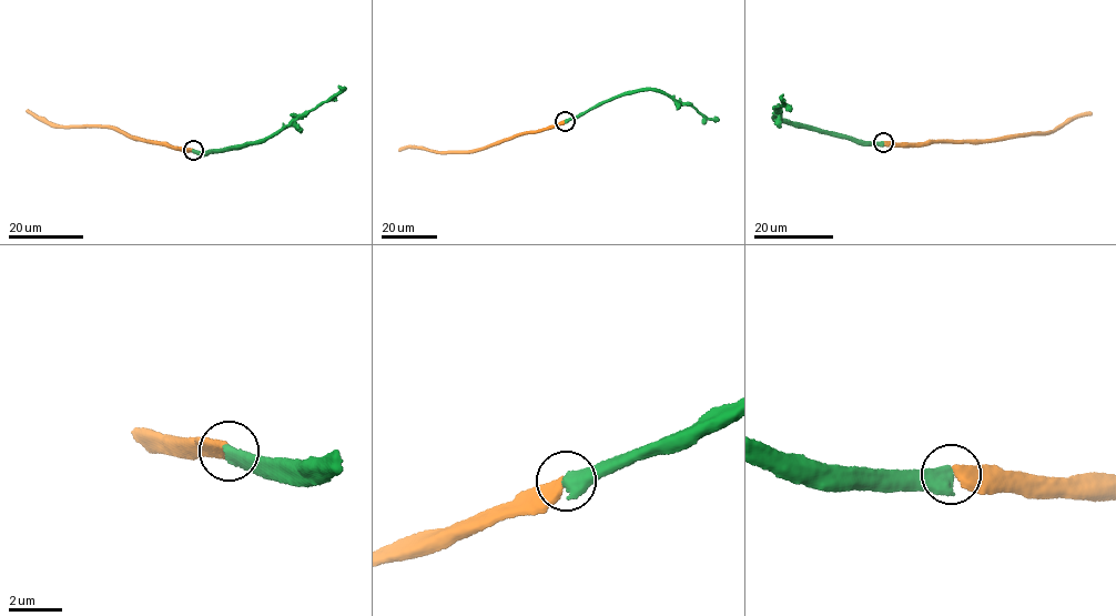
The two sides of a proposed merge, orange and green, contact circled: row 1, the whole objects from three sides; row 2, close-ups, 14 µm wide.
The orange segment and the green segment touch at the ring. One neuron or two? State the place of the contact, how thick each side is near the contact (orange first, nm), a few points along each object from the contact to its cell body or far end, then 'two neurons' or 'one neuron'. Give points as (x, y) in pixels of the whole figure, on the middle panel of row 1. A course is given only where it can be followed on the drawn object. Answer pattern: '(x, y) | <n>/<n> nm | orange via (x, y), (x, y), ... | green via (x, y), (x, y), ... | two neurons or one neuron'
(565, 121) | 460/600 nm | orange via (565, 121), (468, 151), (407, 145), (399, 150) | green via (566, 121), (619, 96), (656, 90), (718, 120) | one neuron

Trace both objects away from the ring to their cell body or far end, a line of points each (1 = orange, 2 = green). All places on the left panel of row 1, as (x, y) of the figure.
1: (192, 150), (138, 139), (115, 129), (64, 127), (40, 121), (28, 110)
2: (193, 151), (205, 154), (216, 149), (263, 142), (346, 87)

